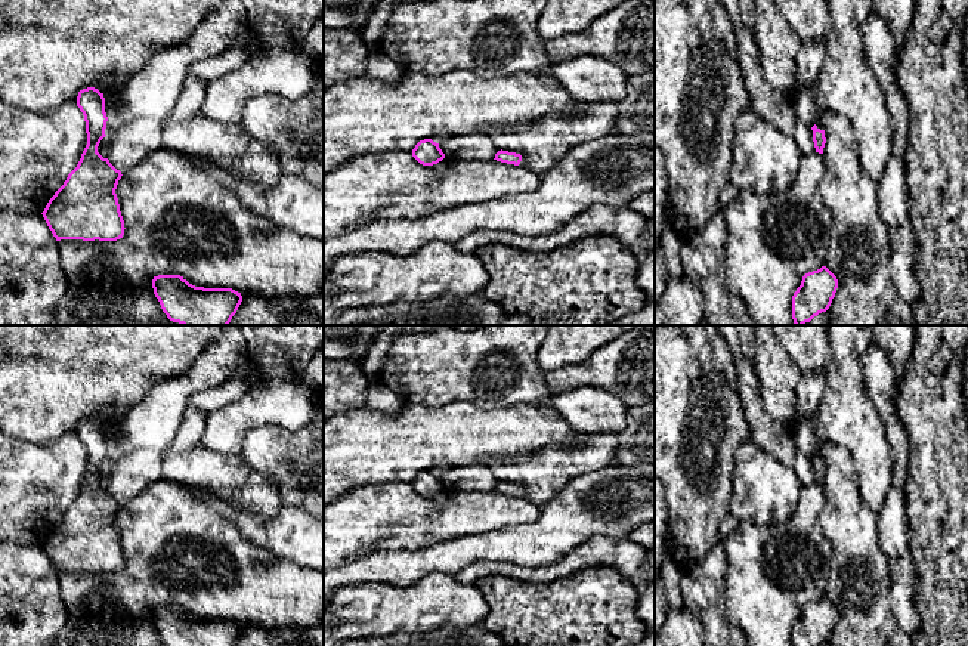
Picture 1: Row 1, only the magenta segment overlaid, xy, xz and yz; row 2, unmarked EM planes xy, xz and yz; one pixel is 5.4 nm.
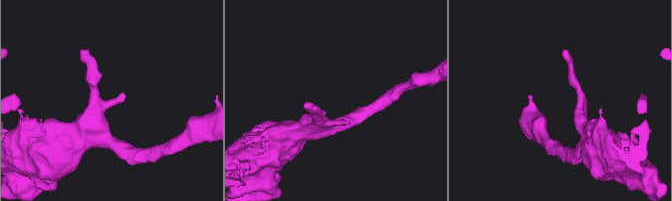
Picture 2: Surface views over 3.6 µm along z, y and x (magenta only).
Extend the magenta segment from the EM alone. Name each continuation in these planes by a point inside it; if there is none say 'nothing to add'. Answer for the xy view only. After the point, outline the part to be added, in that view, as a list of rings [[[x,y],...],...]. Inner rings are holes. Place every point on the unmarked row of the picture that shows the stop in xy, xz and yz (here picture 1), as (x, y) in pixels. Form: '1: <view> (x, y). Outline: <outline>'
nothing to add

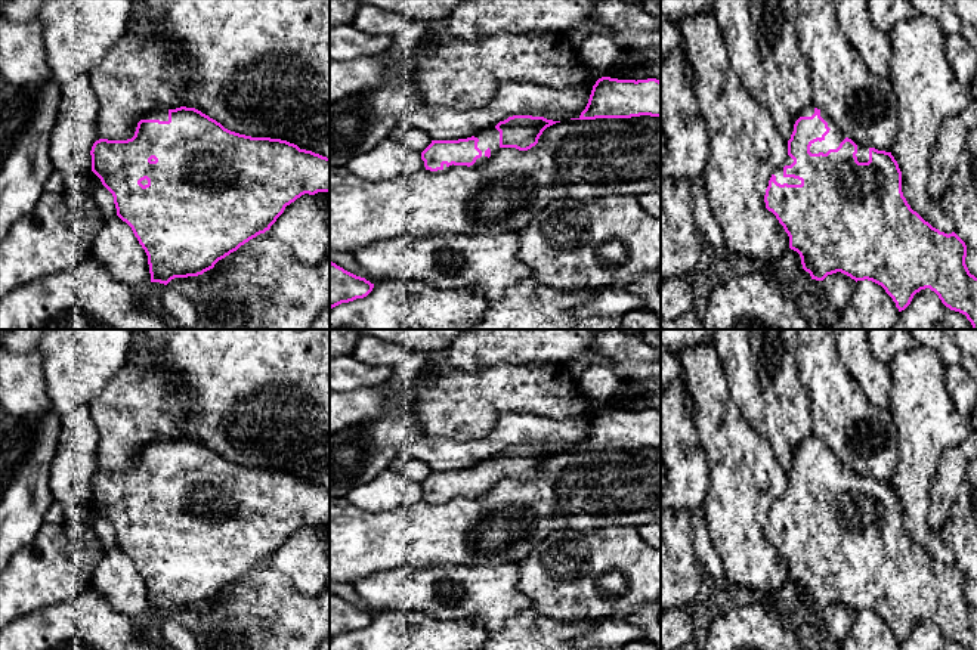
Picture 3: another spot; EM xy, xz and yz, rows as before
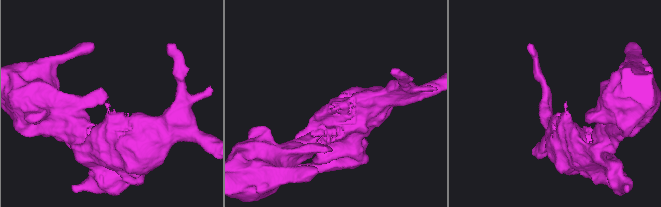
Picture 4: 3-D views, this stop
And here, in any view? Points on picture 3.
1: yz (834, 469). Outline: [[[820,442],[820,448],[828,454],[828,458],[831,459],[829,464],[825,467],[822,473],[814,473],[810,477],[811,485],[823,483],[826,485],[829,480],[837,480],[840,474],[847,468],[844,464],[841,464],[829,446],[826,446],[823,442]]]

